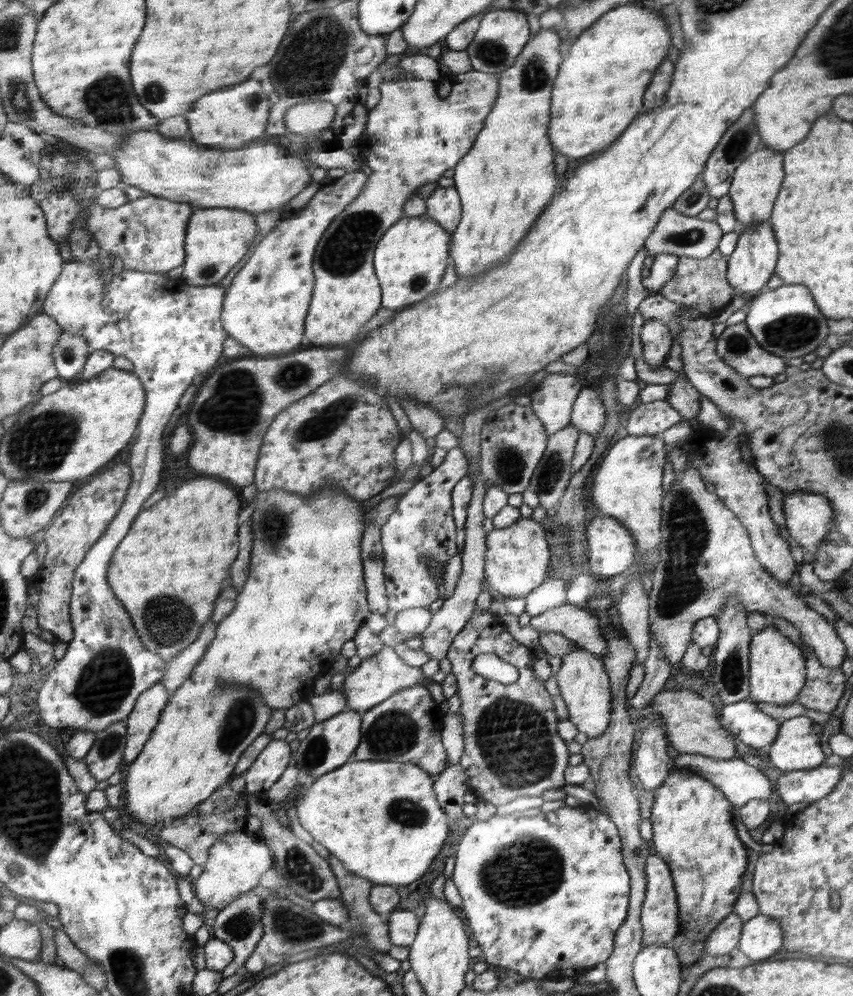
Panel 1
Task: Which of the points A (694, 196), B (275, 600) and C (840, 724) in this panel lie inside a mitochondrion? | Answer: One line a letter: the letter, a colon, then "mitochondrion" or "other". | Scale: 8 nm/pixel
A: mitochondrion
B: other
C: other

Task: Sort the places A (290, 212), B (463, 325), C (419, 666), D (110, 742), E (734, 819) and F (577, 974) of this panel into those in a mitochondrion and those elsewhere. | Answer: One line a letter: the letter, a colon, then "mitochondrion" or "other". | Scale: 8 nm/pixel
A: other
B: other
C: other
D: mitochondrion
E: other
F: other

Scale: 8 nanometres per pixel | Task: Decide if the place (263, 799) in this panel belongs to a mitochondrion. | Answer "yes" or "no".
no

